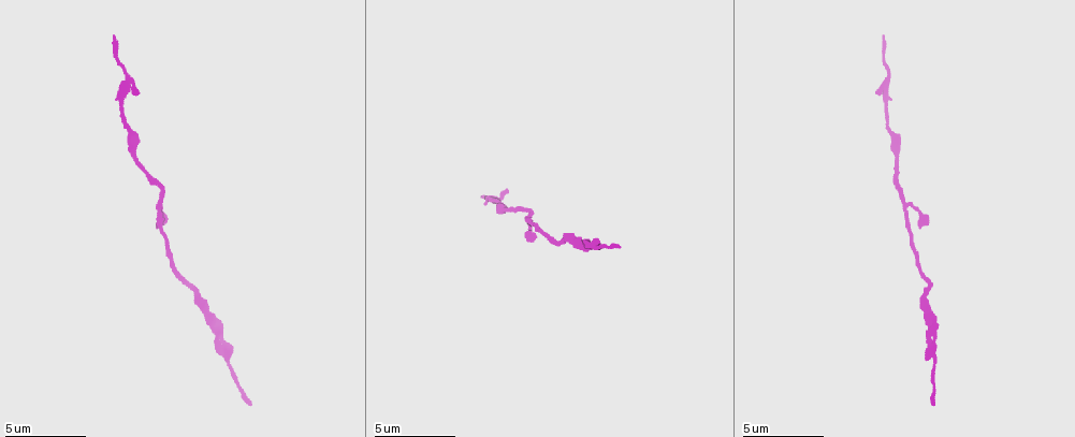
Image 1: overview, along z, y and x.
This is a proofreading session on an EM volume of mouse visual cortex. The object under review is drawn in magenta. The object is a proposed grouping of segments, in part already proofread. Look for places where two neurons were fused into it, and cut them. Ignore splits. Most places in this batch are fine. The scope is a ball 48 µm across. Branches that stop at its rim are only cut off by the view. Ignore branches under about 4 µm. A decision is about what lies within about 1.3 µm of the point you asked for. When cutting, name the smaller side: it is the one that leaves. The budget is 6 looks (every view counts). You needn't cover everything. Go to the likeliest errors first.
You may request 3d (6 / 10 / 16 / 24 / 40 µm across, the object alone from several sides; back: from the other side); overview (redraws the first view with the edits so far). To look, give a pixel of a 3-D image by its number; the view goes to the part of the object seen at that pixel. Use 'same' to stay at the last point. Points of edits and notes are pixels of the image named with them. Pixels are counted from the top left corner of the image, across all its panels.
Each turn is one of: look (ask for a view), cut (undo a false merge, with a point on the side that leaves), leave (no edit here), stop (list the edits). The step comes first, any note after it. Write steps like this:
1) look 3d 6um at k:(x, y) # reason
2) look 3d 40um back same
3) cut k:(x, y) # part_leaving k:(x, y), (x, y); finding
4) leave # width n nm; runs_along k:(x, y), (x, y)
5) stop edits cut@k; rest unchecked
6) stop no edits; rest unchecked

look 3d 10um at 1:(123, 82) # side arm on a straight run

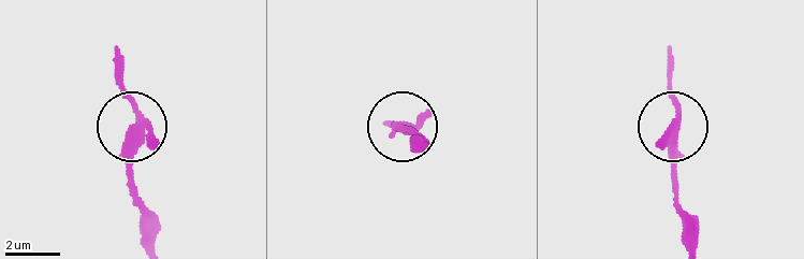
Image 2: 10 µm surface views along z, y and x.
look 3d 10um back at 2:(132, 130)

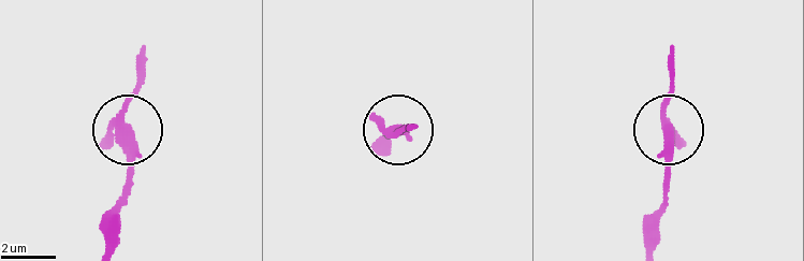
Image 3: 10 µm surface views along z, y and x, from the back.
leave # width 310 nm; runs_along 3:(107, 244), (107, 216), (128, 175), (121, 113), (142, 45); all the same neuron

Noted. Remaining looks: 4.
look 3d 16um at 1:(141, 166) # calibre changes

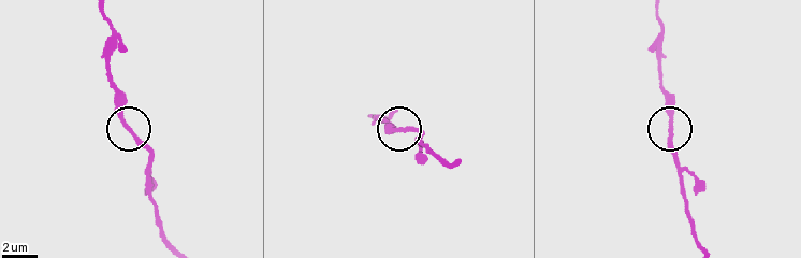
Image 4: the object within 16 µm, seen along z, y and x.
leave # continuous, no second neuron

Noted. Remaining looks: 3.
look 3d 6um at 1:(557, 240) # calibre changes

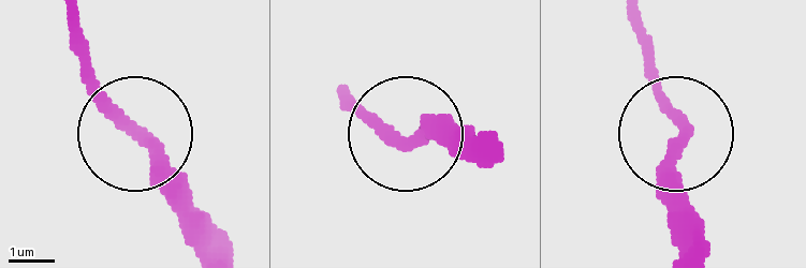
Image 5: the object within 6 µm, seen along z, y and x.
leave # all the same neuron

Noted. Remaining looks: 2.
stop no edits; rest unchecked

